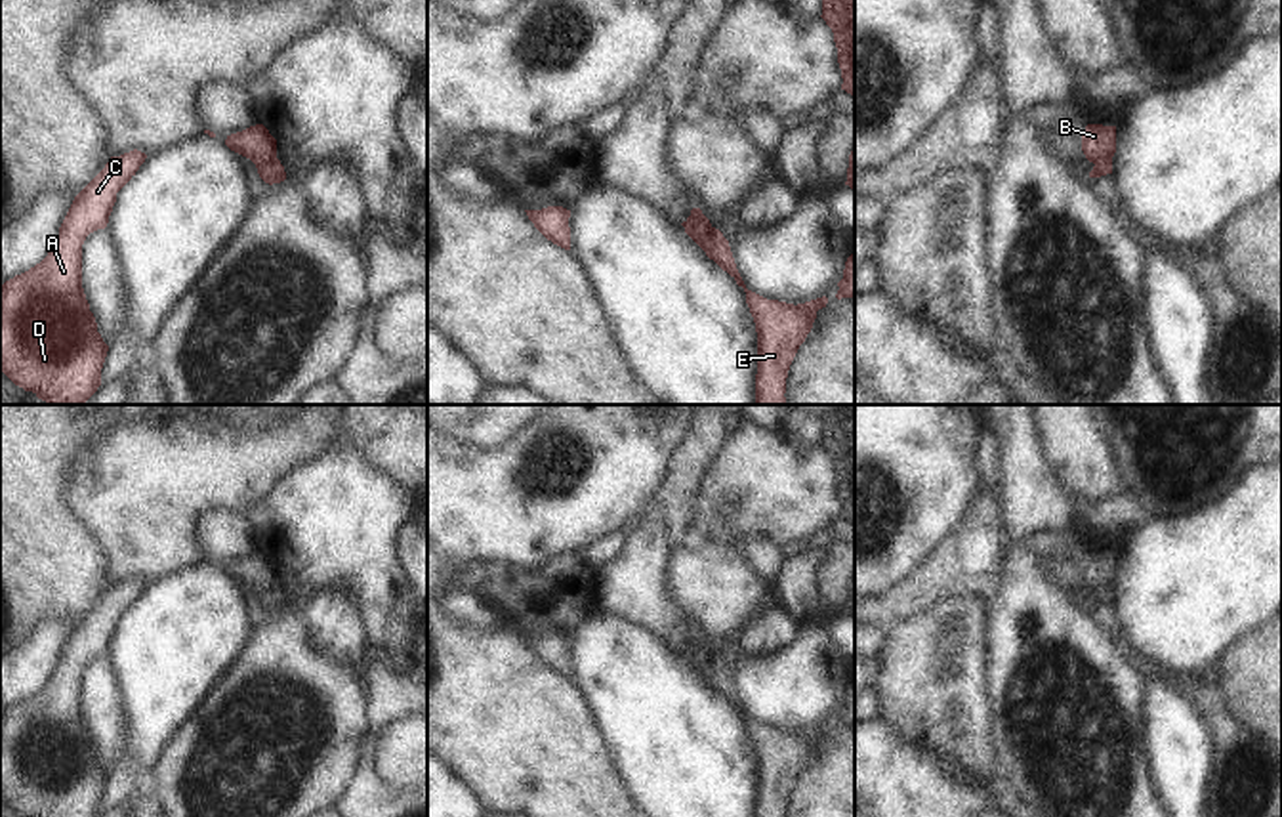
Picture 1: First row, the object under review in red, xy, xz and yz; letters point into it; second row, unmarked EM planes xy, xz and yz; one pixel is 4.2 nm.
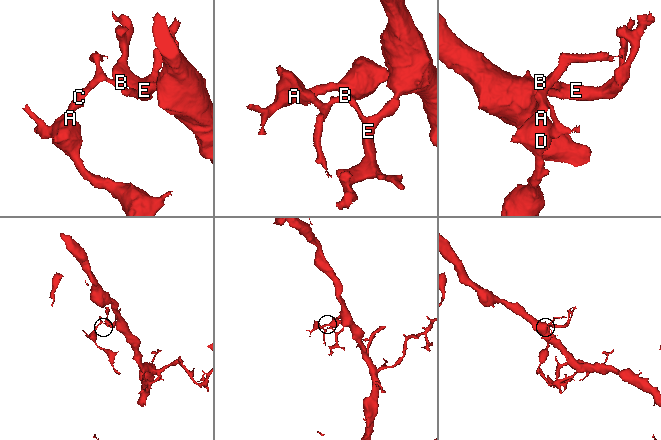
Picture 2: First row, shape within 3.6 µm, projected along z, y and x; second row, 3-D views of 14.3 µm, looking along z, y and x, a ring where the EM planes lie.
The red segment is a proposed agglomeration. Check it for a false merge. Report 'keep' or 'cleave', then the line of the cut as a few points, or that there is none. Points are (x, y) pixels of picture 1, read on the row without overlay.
cleave; cut in xy along (275, 585), (256, 594)

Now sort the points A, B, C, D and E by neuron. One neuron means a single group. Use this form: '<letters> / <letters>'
A B C D / E

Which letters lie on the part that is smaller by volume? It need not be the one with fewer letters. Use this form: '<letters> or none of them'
A, B, C, D

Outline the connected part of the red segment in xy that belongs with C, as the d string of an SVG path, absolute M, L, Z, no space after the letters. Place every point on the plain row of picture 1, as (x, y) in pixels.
M134 576L120 584L111 584L105 596L74 624L48 683L29 699L15 702L2 712L0 729L0 798L23 817L97 817L101 796L109 779L97 760L97 750L90 739L82 716L82 672L97 657L105 657L116 630L116 620L135 603L147 582Z

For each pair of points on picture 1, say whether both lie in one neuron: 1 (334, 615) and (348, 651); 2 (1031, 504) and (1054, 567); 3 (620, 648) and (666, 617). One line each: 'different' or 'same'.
1: same
2: different
3: different

